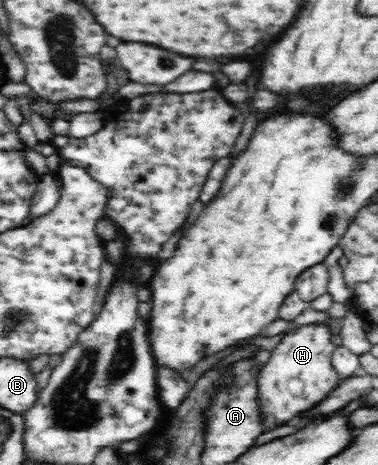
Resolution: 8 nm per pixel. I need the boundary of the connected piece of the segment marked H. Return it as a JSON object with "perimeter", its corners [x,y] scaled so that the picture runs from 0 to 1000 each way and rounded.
{"perimeter":[[[862,697],[783,703],[749,723],[714,763],[701,770],[701,778],[693,781],[698,791],[683,796],[677,809],[677,860],[693,916],[709,920],[757,916],[772,903],[799,899],[815,882],[836,877],[852,860],[862,860],[884,843],[894,806],[876,785],[876,761],[886,748],[889,742],[873,729],[873,710]]]}

